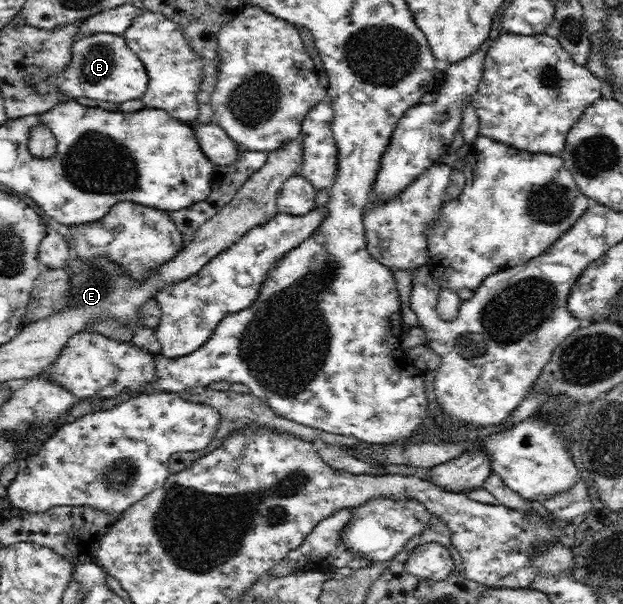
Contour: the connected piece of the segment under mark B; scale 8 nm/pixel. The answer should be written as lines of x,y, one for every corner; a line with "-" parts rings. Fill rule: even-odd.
96,33
82,37
72,43
72,59
68,67
50,77
58,92
68,99
90,97
90,99
124,103
138,99
148,89
148,74
140,58
128,47
123,35

